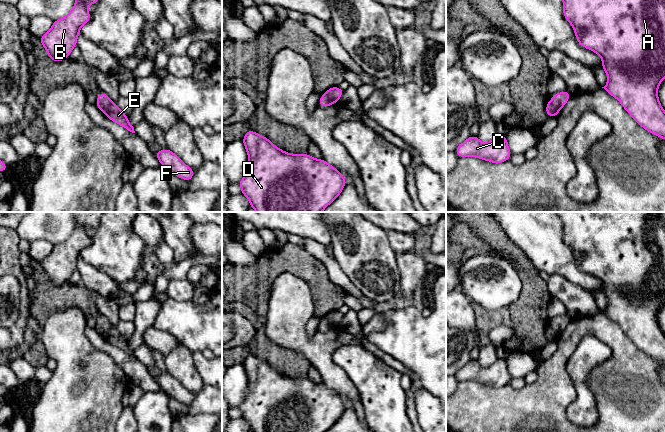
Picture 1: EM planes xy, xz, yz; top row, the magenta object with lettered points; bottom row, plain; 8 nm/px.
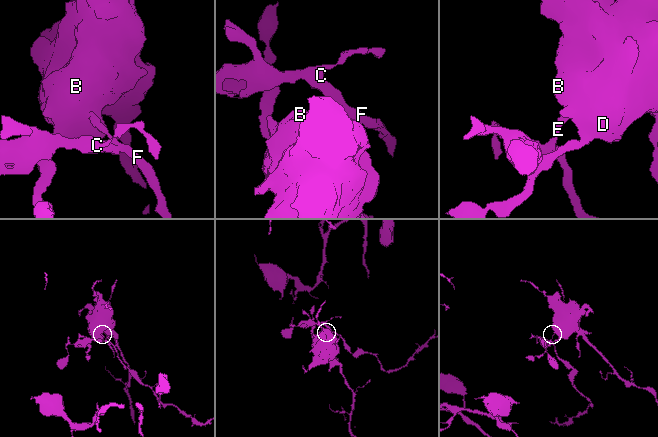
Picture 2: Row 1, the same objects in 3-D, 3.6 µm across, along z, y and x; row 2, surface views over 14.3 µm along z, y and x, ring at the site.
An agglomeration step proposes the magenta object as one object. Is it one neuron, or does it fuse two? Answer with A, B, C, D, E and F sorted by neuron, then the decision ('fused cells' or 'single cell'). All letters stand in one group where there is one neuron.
groups A B D / C E F; fused cells

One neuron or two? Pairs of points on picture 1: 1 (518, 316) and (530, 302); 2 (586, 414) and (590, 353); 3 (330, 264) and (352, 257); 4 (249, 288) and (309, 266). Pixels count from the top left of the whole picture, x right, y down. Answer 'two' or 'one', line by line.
1: one
2: one
3: two
4: one

